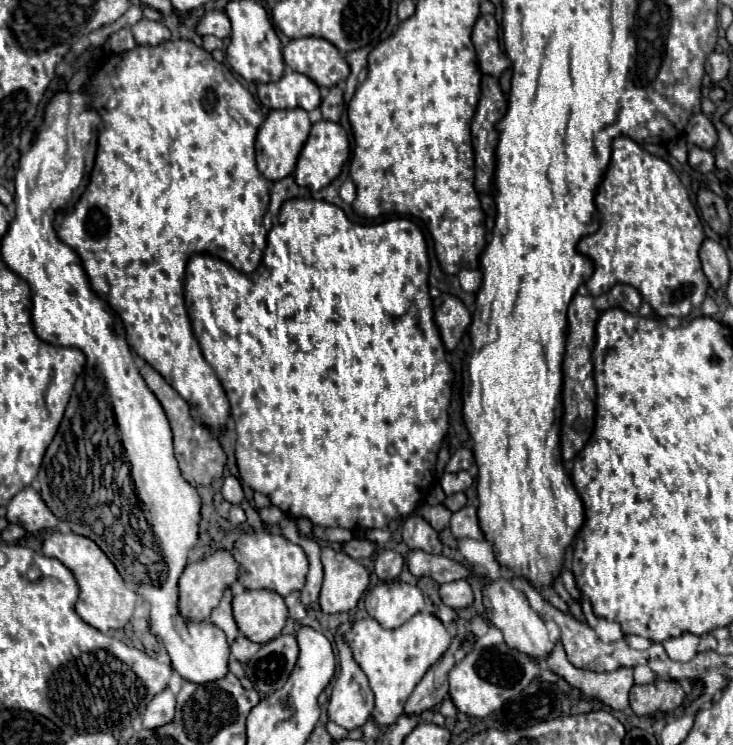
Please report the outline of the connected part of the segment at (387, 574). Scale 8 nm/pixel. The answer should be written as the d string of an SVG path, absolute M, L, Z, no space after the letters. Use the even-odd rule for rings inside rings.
M382 551L376 557L376 565L374 565L374 573L382 579L382 581L392 581L394 577L398 577L398 573L402 571L404 565L404 557L396 551Z

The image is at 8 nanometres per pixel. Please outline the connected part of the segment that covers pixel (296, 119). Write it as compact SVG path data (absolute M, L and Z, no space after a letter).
M300 107L274 109L268 113L264 125L258 129L258 135L256 135L256 163L268 181L284 179L294 171L296 161L298 161L298 153L300 153L304 141L308 139L310 127L312 127L312 123L308 119L308 113Z

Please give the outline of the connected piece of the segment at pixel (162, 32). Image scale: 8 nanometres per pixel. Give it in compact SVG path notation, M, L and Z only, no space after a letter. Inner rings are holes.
M140 19L132 25L132 35L138 45L160 45L170 39L170 31L162 23L150 19Z

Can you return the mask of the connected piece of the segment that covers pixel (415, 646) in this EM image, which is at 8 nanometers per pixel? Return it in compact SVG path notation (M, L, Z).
M416 613L398 629L384 629L372 617L360 619L352 625L348 633L344 633L344 639L350 643L354 661L368 677L370 689L374 693L372 721L376 725L390 725L402 715L404 703L414 691L416 683L450 645L448 631L440 623L440 619L430 613Z

